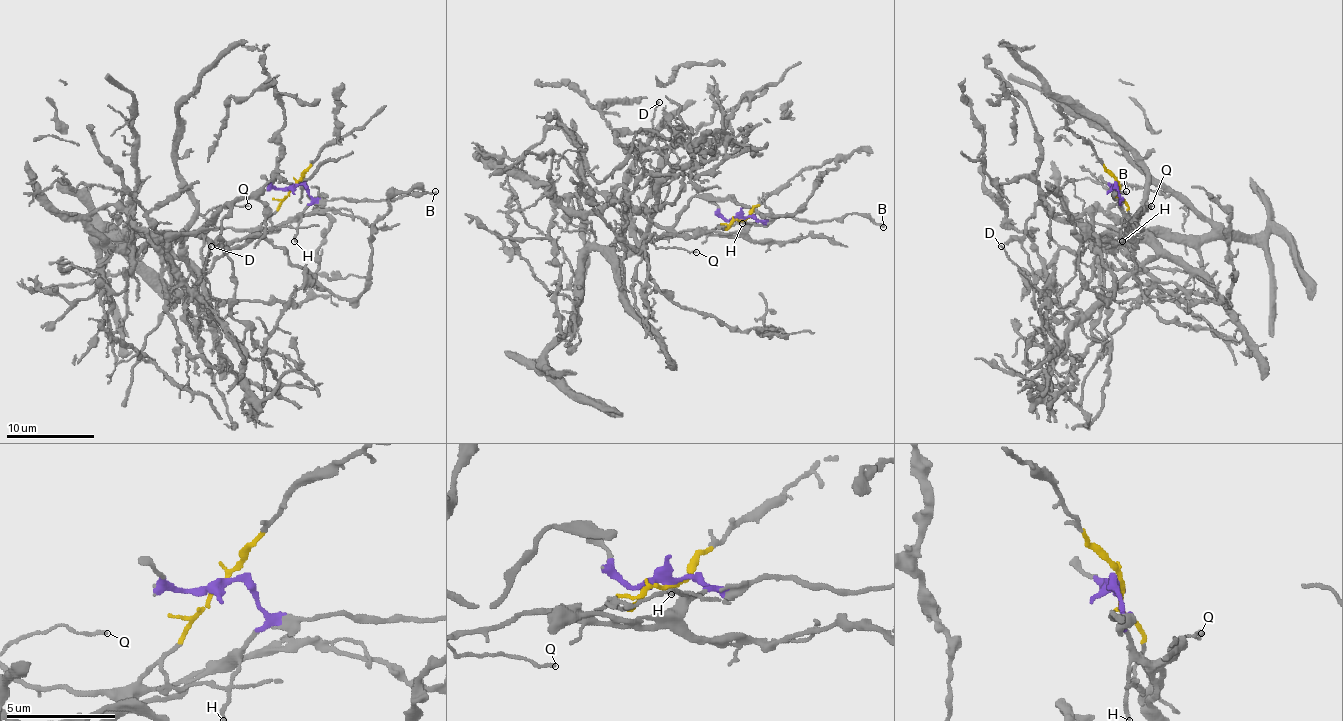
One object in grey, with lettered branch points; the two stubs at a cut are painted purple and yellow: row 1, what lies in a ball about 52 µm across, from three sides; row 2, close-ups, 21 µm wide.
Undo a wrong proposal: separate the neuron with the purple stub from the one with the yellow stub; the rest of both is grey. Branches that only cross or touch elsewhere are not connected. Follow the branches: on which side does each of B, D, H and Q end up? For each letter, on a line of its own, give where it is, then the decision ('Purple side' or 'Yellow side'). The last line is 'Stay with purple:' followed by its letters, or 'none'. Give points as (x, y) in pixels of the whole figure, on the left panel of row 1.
B: Place: (435, 191). Purple side
D: Place: (211, 246). Yellow side
H: Place: (294, 241). Purple side
Q: Place: (248, 206). Yellow side
Stay with purple: B, H

